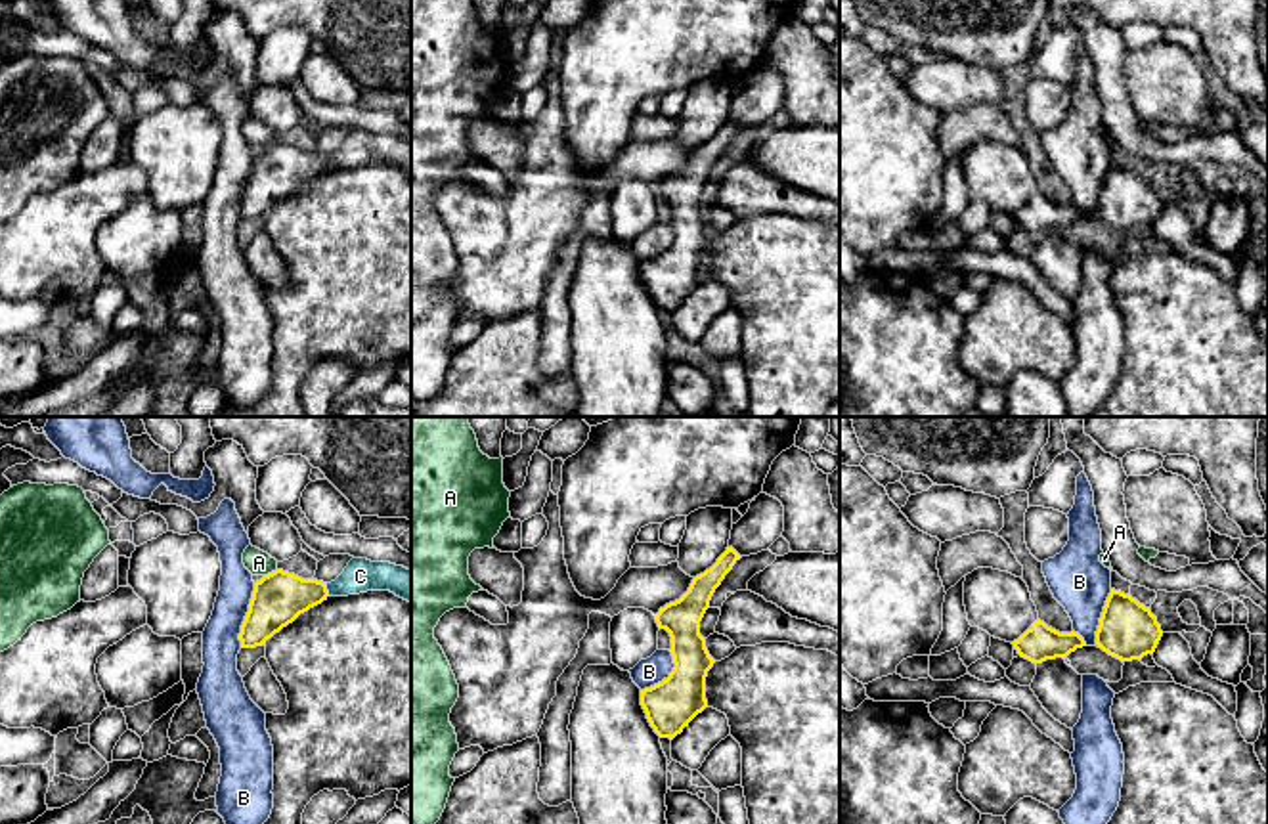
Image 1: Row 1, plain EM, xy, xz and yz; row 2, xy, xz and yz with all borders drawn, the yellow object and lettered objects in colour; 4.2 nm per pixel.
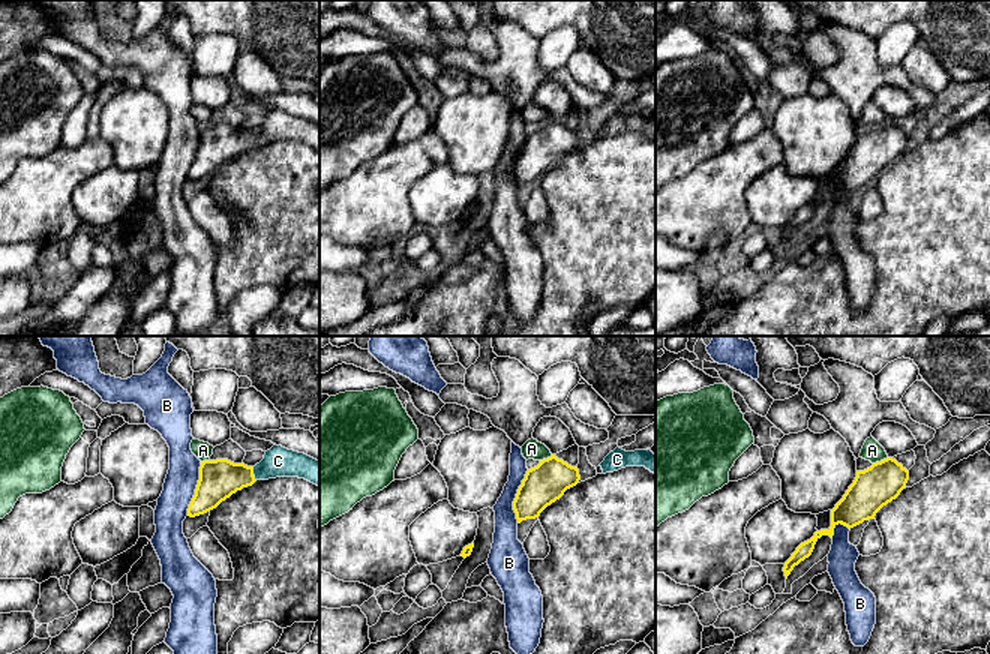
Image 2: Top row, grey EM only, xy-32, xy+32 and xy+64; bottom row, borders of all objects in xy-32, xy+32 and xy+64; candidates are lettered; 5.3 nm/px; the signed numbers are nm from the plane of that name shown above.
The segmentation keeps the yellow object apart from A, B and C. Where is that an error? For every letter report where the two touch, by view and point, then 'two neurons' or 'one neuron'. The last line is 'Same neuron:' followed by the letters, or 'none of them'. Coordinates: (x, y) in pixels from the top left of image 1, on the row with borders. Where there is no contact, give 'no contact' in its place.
A: xy (272, 572) | two neurons
B: xy (245, 616) | two neurons
C: xy (326, 589) | one neuron
Same neuron: C

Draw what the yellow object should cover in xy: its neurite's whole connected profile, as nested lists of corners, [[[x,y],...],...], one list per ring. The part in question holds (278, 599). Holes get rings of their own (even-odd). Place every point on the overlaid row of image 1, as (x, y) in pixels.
[[[352,558],[331,583],[302,579],[275,570],[254,583],[249,612],[239,633],[241,648],[266,644],[268,639],[293,623],[300,614],[329,596],[348,596],[367,591],[390,591],[411,602],[411,570],[390,562]]]

